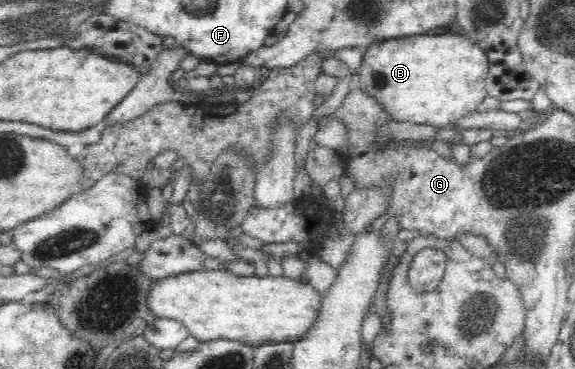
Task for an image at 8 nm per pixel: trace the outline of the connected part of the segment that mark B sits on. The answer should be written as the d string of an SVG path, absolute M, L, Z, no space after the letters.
M460 33L398 36L374 42L364 50L356 84L366 95L381 103L389 120L432 125L441 129L452 127L460 118L481 109L482 101L487 96L485 79L488 70L489 59L485 51Z

